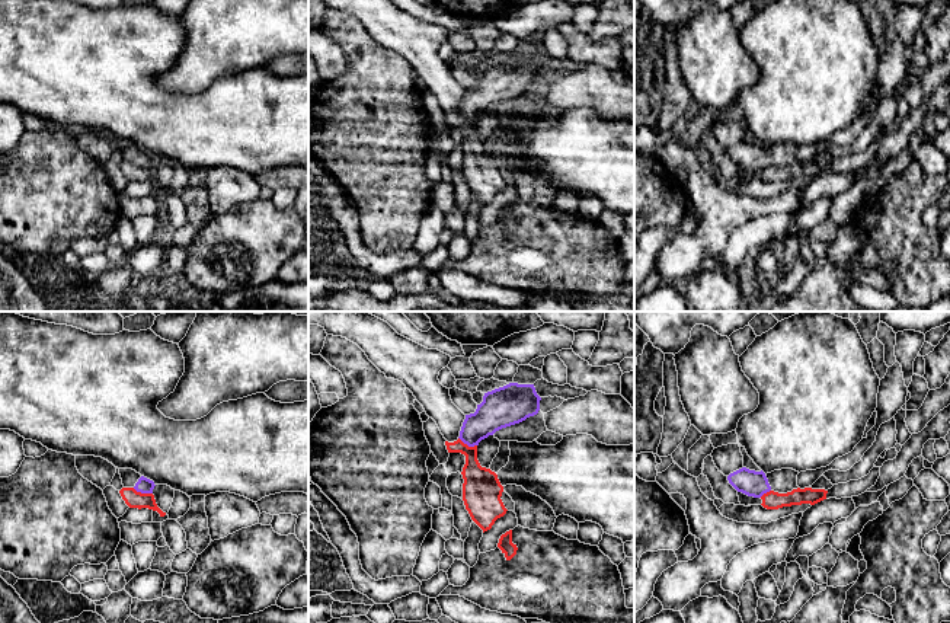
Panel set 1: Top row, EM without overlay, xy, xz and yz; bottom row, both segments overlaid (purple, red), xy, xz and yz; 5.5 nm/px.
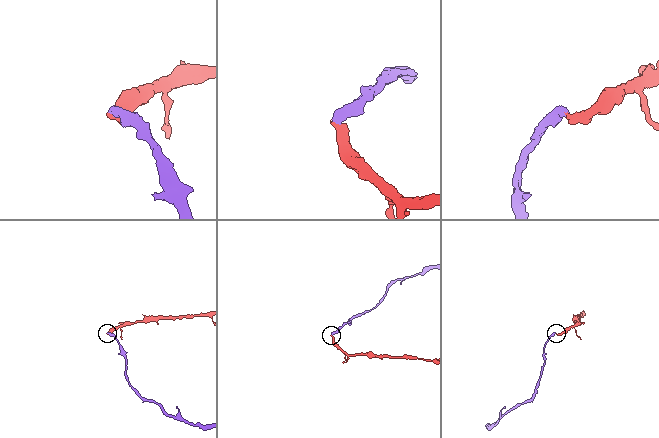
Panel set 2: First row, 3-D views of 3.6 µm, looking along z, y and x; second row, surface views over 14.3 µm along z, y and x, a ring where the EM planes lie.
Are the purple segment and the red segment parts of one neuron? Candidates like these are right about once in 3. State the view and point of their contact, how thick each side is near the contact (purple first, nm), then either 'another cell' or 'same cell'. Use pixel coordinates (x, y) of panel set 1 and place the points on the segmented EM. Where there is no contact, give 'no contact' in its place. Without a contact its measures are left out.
xy (143, 492) | 90/100 nm | another cell

